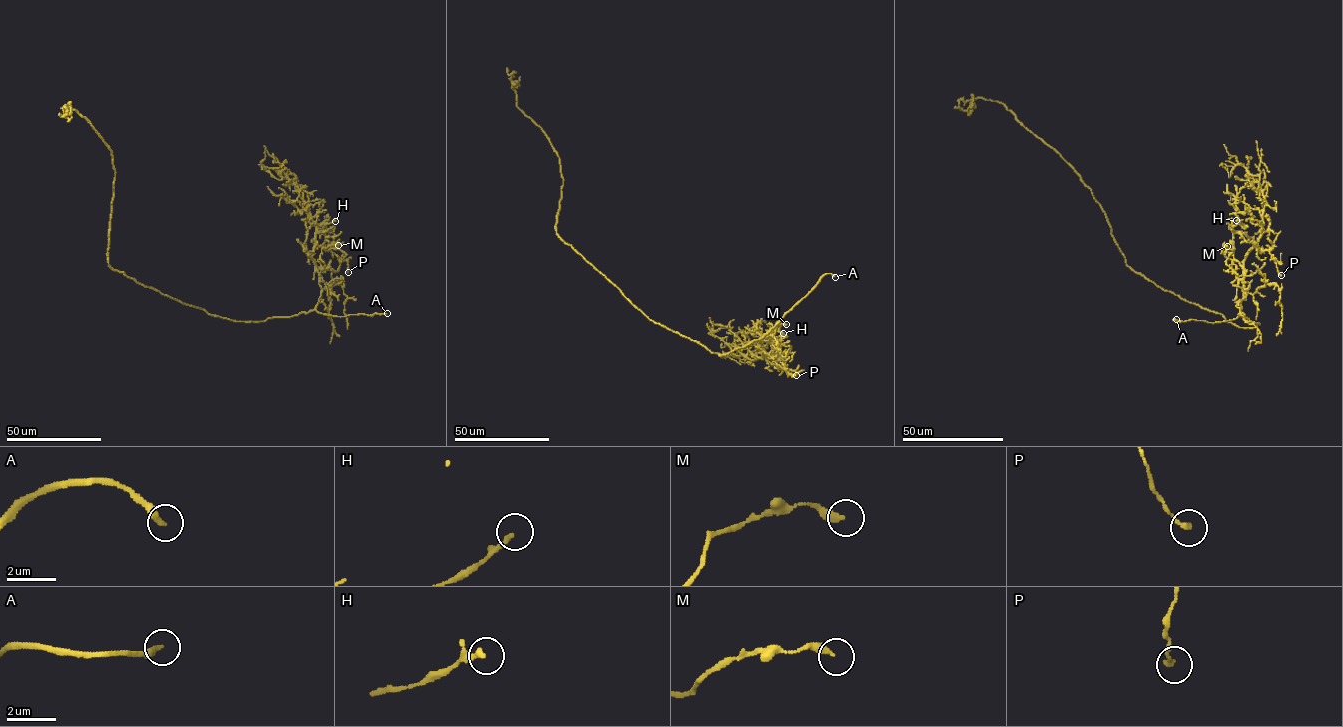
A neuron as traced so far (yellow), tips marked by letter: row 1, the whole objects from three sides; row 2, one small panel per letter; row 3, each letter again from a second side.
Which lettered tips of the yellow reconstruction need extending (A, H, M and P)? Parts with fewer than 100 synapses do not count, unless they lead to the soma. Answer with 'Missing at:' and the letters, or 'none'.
Missing at: A

